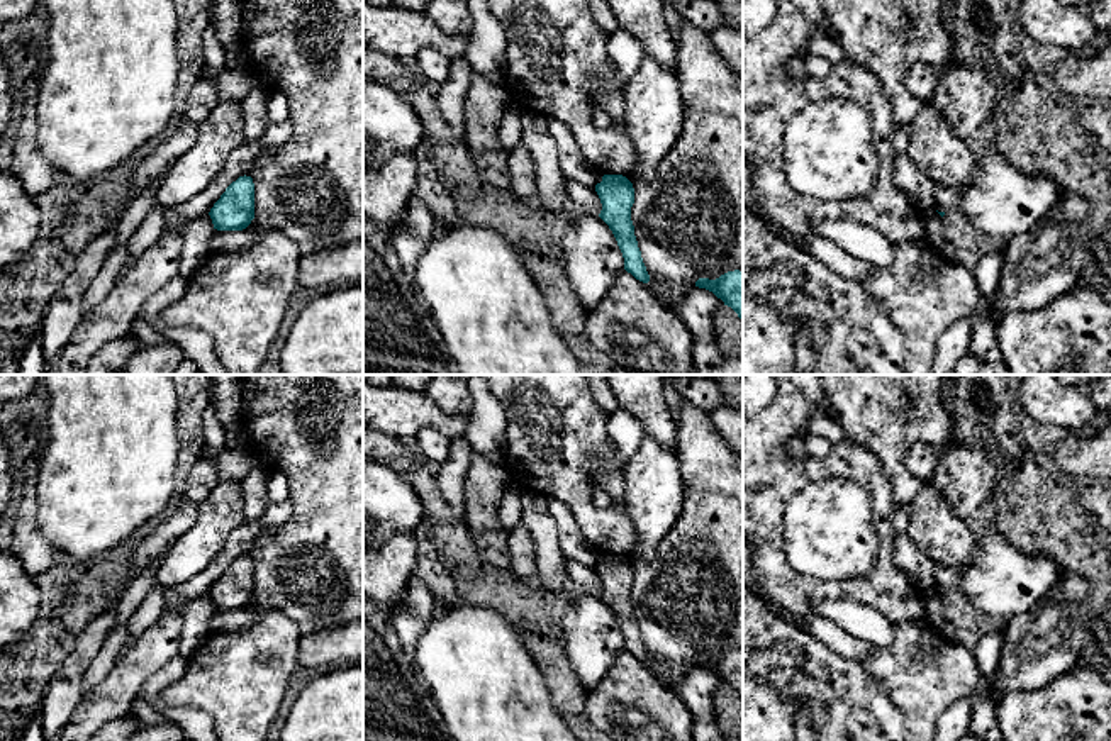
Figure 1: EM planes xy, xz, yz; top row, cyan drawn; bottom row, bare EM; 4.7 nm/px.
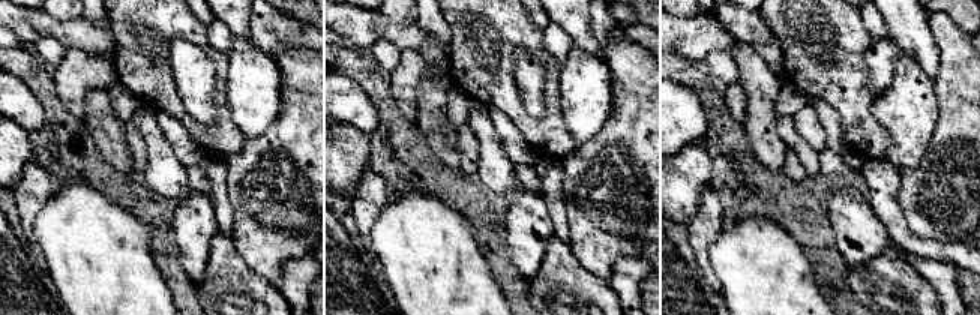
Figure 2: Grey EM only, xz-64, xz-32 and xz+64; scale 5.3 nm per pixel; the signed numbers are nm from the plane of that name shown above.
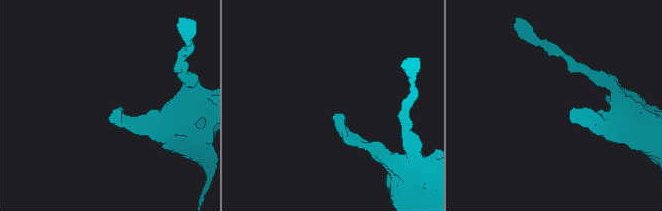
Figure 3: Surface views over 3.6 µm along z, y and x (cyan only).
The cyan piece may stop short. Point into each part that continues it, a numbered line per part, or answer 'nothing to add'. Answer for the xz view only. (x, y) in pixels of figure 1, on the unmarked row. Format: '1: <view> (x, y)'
nothing to add

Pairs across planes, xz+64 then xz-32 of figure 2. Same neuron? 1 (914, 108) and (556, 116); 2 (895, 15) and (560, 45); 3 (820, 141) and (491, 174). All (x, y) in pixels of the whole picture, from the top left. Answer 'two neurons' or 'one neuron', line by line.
1: two neurons
2: two neurons
3: one neuron

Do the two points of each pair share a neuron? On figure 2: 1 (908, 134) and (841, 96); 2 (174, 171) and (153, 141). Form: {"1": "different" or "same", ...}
{"1": "different", "2": "same"}

